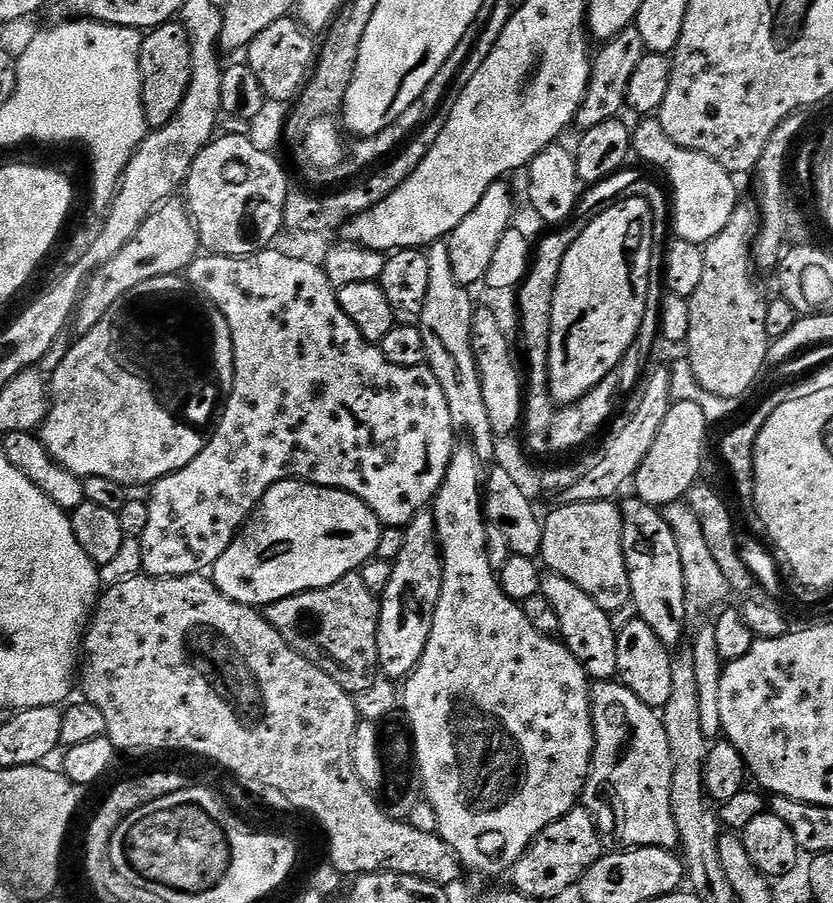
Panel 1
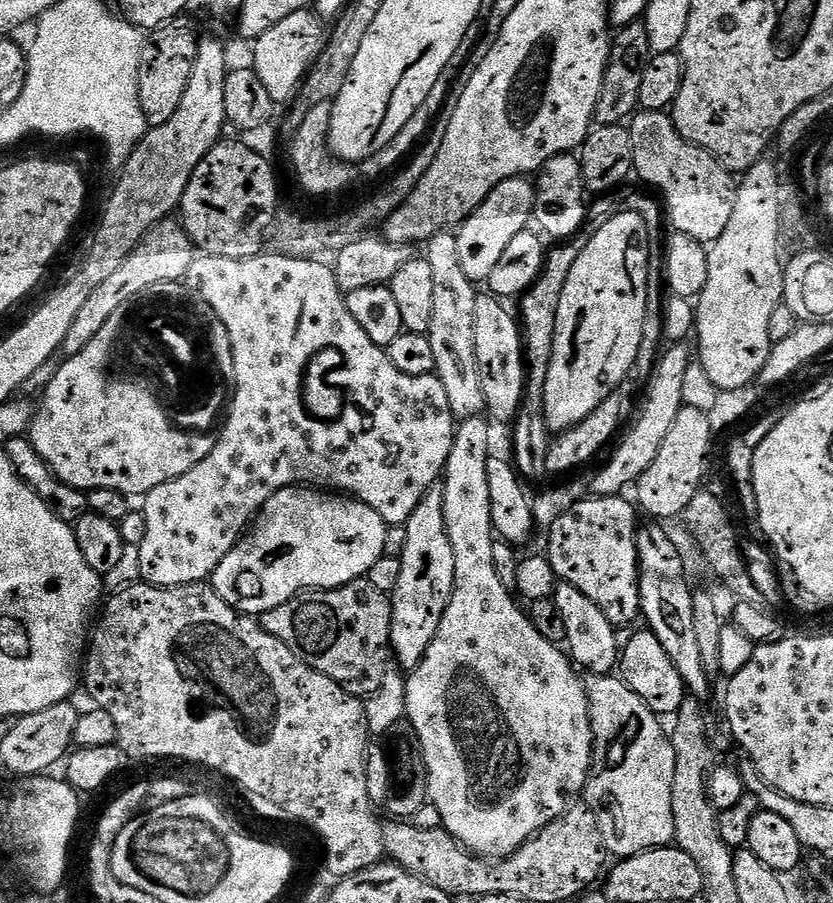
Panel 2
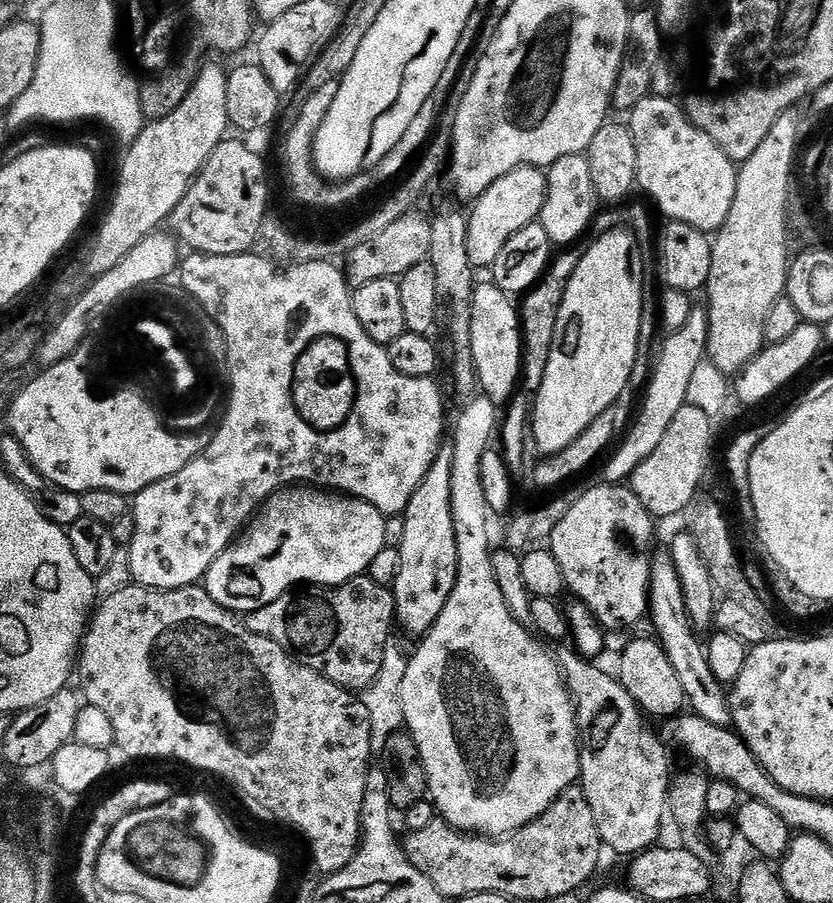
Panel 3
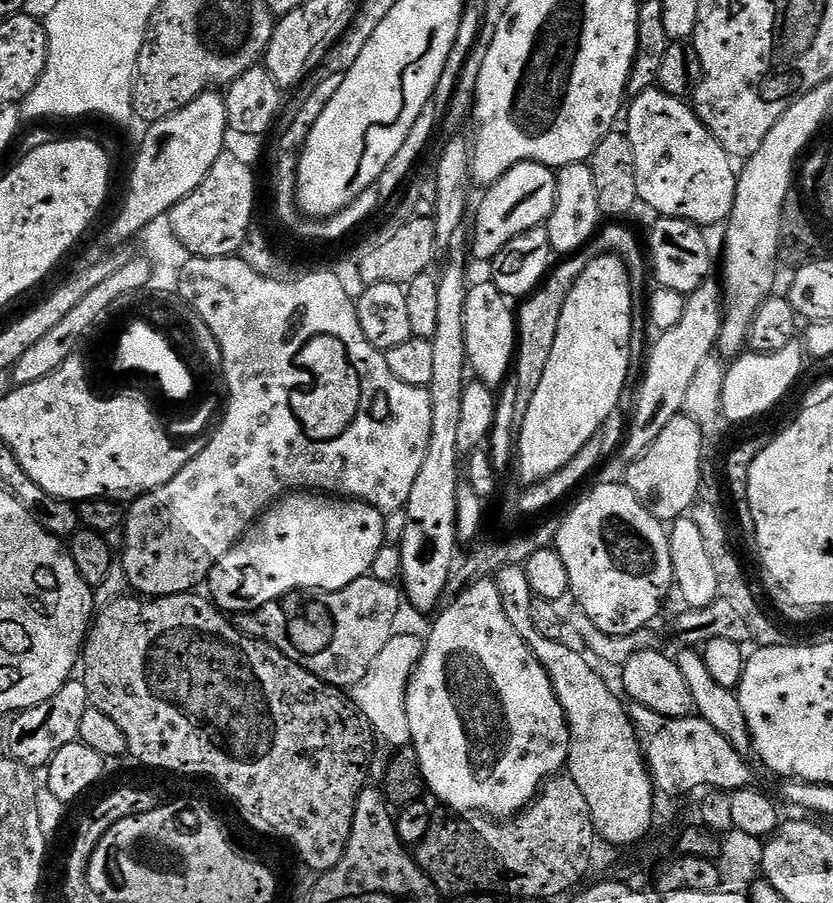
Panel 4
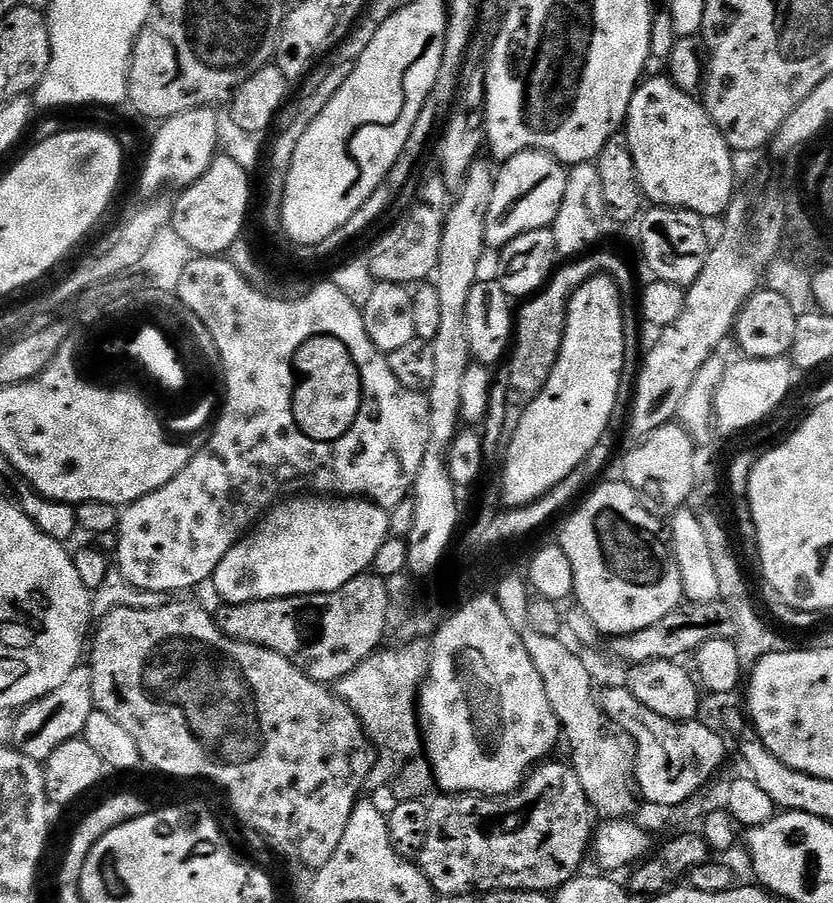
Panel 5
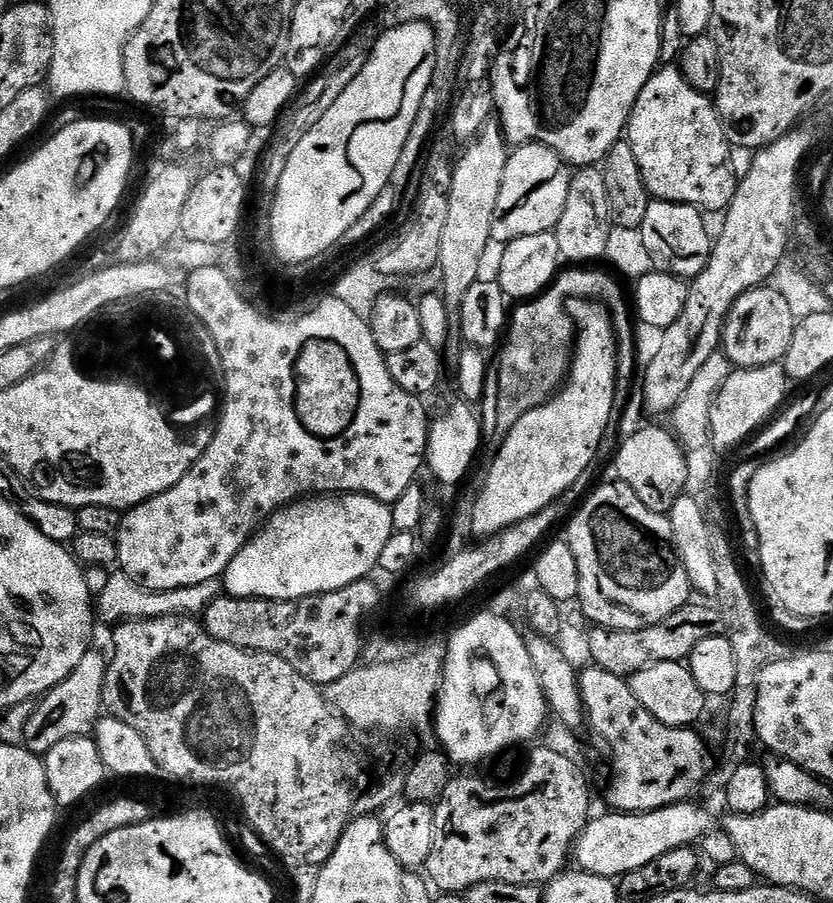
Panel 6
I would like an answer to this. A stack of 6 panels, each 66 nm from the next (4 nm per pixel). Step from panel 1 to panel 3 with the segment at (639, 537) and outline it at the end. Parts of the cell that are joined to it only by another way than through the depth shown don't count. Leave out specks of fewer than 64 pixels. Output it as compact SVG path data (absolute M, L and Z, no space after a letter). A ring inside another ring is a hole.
M653 555L652 576L648 579L648 612L651 622L656 627L656 637L666 650L666 658L670 658L670 666L678 674L678 682L682 686L687 707L698 718L706 718L706 722L714 722L714 726L729 727L732 722L732 711L728 705L729 689L714 678L714 670L710 670L708 649L693 628L692 620L686 610L686 598L682 598L682 582L678 582L678 570L674 570L671 555Z

